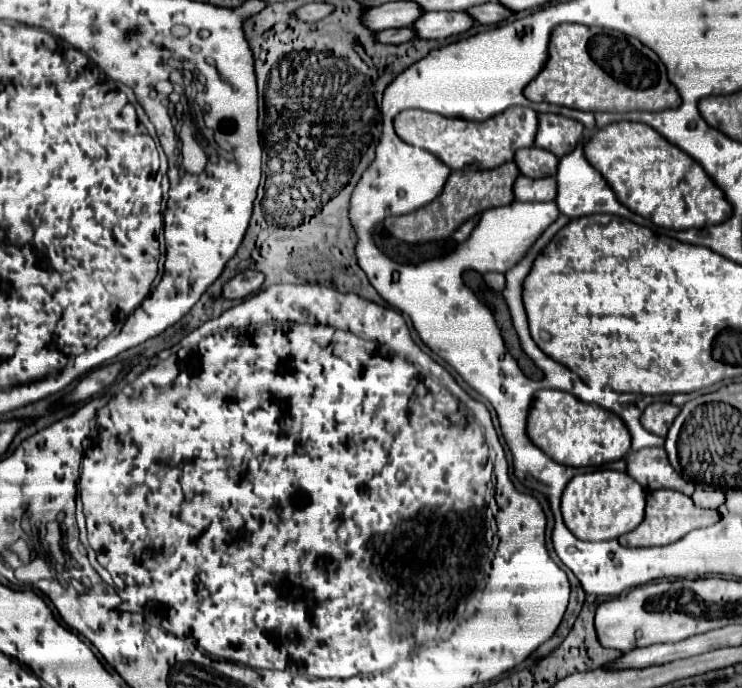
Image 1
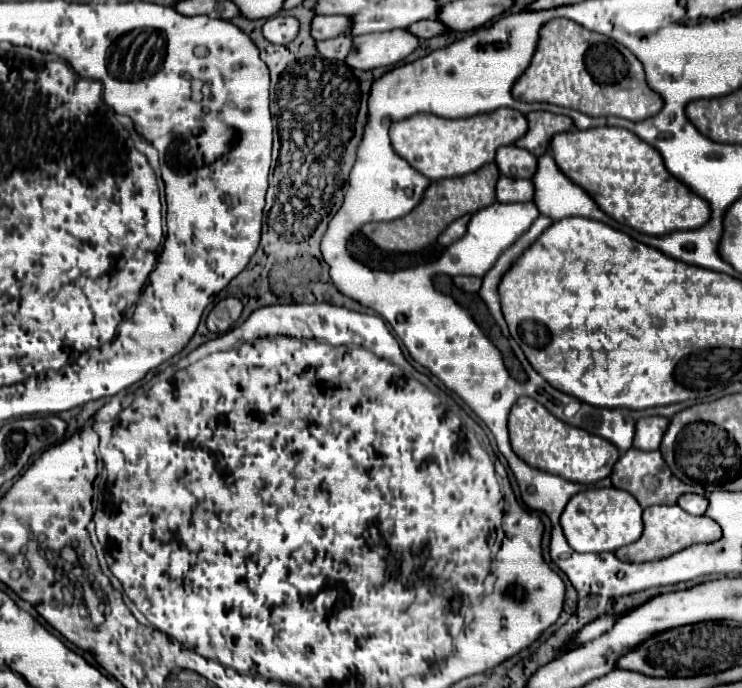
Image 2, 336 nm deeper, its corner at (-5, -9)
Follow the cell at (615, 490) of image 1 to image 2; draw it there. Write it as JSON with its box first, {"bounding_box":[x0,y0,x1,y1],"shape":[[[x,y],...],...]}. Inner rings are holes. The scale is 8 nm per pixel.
{"bounding_box":[560,488,642,552],"shape":[[[592,488],[576,494],[560,518],[564,536],[576,552],[614,552],[642,536],[642,508],[632,494],[616,488]]]}

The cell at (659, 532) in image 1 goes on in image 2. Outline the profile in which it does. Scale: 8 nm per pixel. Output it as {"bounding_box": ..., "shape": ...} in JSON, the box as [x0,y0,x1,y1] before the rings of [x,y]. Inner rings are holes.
{"bounding_box":[614,506,722,564],"shape":[[[652,506],[652,508],[644,510],[642,520],[644,520],[644,532],[642,532],[640,540],[616,550],[614,554],[618,560],[634,562],[634,564],[660,560],[660,558],[666,558],[692,544],[714,542],[714,540],[722,538],[722,528],[714,520],[710,520],[708,516],[692,516],[692,514],[684,512],[680,506]]]}

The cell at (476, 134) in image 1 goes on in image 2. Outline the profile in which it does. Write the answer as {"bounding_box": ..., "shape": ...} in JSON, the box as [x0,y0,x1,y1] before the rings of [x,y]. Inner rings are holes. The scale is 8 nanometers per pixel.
{"bounding_box":[390,108,528,180],"shape":[[[498,108],[470,118],[440,118],[436,114],[416,114],[390,126],[390,142],[400,158],[430,180],[462,176],[494,160],[496,148],[514,144],[528,130],[526,116],[512,108]]]}

